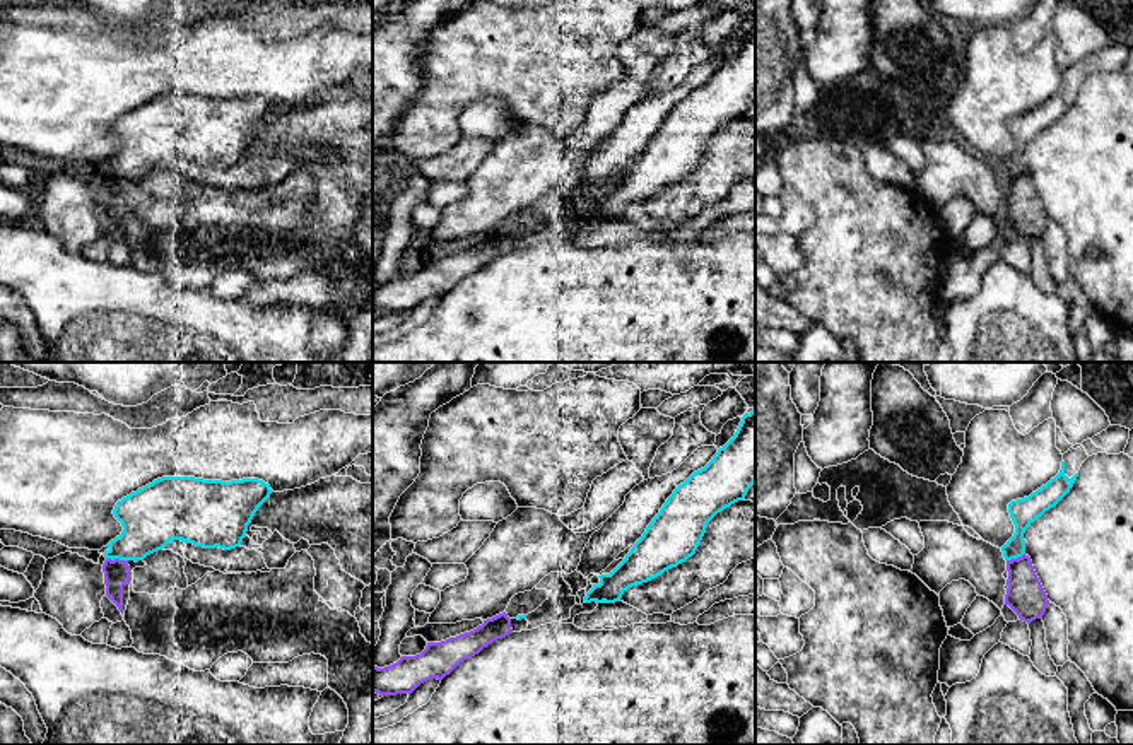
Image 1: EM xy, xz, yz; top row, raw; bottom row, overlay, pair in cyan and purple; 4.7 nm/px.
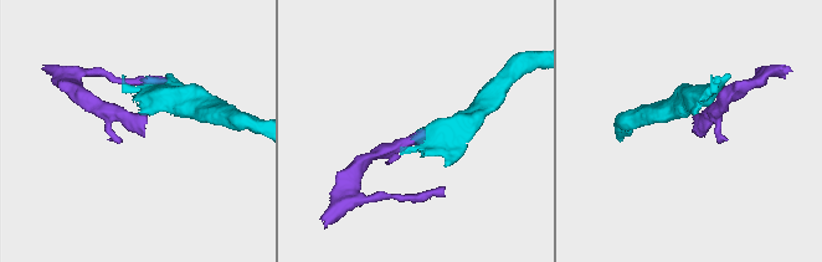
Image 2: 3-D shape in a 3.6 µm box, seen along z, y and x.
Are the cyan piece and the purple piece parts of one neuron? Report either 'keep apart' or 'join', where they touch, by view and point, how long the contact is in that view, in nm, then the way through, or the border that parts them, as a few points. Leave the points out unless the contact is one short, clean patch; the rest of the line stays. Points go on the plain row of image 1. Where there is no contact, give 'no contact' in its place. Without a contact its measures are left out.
keep apart; meets cyan in xy at (117, 175); contact 110 nm long

